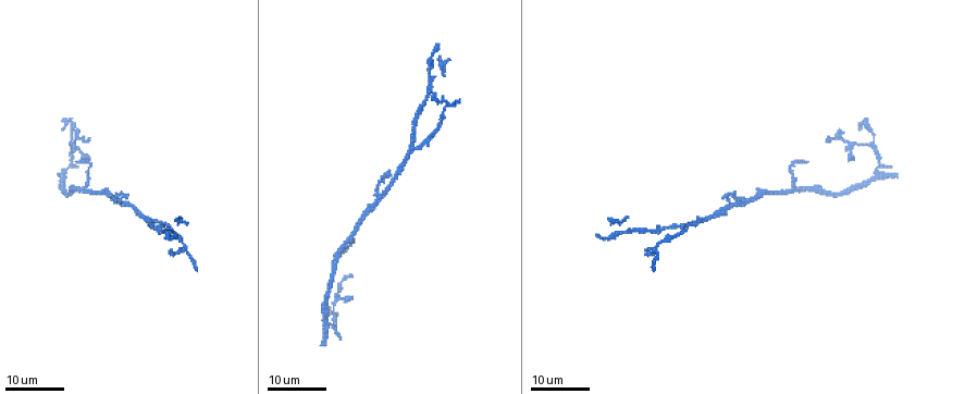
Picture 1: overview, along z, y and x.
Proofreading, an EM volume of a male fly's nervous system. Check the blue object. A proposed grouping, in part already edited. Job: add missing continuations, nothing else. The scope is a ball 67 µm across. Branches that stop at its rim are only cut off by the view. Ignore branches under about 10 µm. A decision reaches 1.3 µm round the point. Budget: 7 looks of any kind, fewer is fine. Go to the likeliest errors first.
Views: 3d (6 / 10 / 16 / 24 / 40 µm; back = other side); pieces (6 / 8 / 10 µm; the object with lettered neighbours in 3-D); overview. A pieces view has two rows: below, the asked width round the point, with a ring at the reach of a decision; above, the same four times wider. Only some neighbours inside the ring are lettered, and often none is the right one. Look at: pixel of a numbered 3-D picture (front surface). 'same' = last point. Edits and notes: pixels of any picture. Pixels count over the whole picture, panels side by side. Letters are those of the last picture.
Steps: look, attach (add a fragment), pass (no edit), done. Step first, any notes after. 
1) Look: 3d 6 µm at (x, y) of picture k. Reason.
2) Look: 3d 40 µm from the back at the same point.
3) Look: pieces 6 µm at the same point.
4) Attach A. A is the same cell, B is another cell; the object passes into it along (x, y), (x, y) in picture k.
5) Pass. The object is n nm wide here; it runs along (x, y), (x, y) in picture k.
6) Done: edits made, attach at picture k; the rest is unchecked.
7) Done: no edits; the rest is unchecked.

Look: 3d 24 µm at (808, 163) of picture 1.

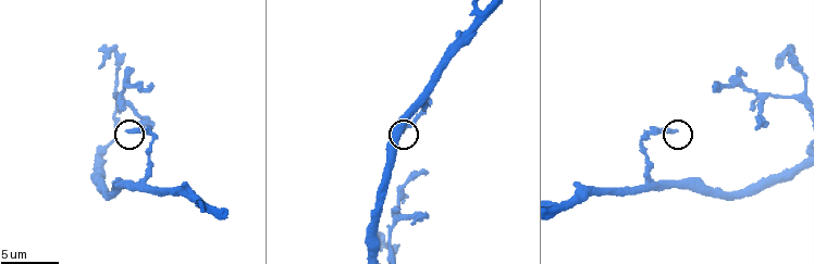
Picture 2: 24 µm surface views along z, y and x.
Look: pieces 8 µm at (675, 132) of picture 2.

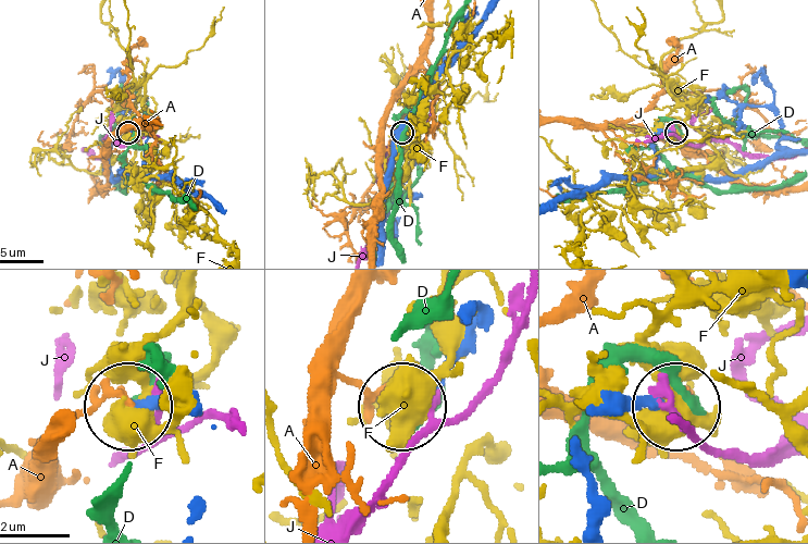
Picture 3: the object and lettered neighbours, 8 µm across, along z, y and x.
Pass. A, D, F and J are other cells; none of them fits.

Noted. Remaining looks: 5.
Look: 3d 6 µm at (716, 86) of picture 2. End of a long branch.

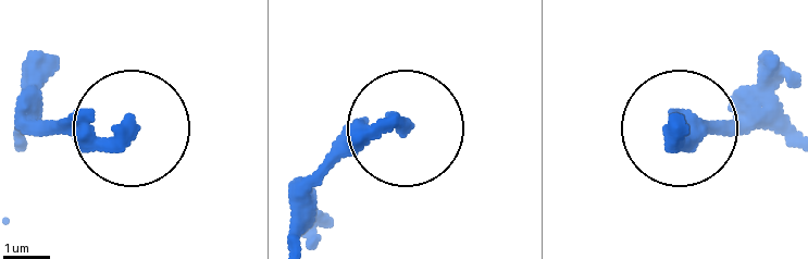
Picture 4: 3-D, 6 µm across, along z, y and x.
Look: pieces 6 µm at (127, 126) of picture 4. What lies round it.

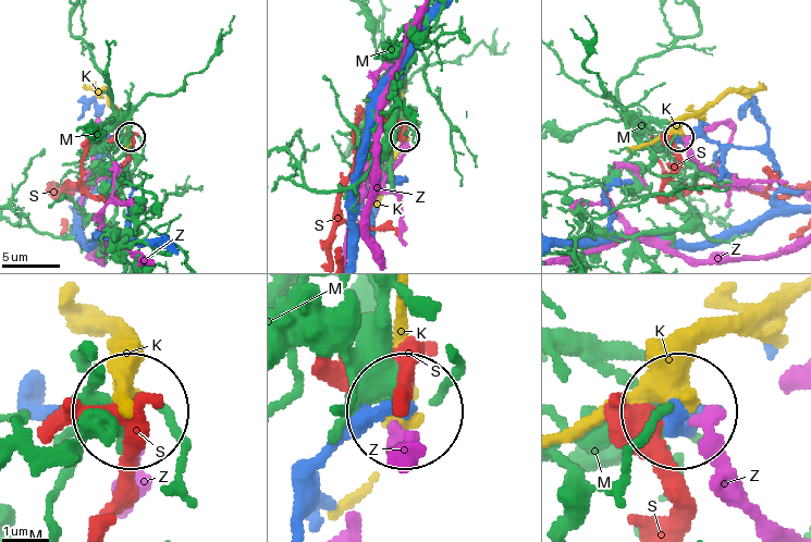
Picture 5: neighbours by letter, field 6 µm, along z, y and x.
Pass. K, M, S and Z are other cells; none of them fits.

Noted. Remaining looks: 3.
Look: 3d 16 µm at (644, 249) of picture 1. An open end.

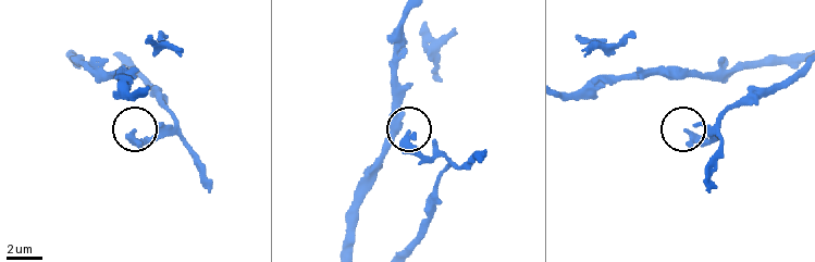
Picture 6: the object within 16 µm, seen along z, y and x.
Look: pieces 6 µm at (686, 133) of picture 6. What lies round it.

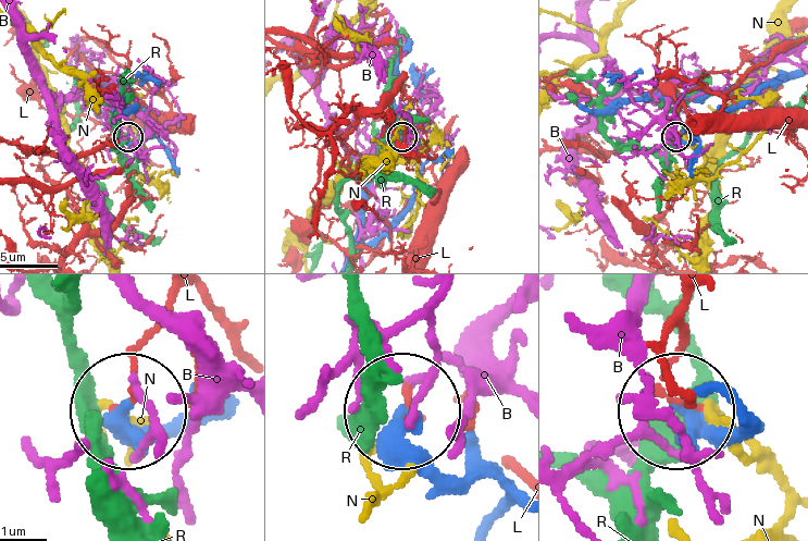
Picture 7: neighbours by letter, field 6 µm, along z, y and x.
Pass. The object is 300 nm wide here; B, L, N and R are other cells; it runs along (486, 525), (502, 509), (498, 490), (439, 466), (405, 412) in picture 7; none of them fits.

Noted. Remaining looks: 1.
Look: pieces 6 µm at (151, 128) of picture 2. An open end.

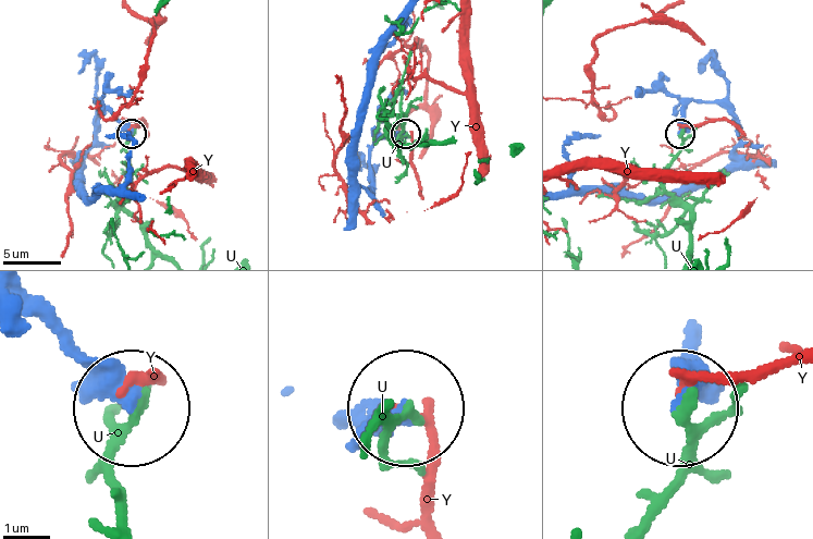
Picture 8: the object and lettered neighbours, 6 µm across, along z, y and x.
Pass. U and Y are other cells; it runs along (698, 345), (689, 400) in picture 8; no lettered fragment goes on from it.

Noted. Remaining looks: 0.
Done: no edits; the rest is unchecked.

